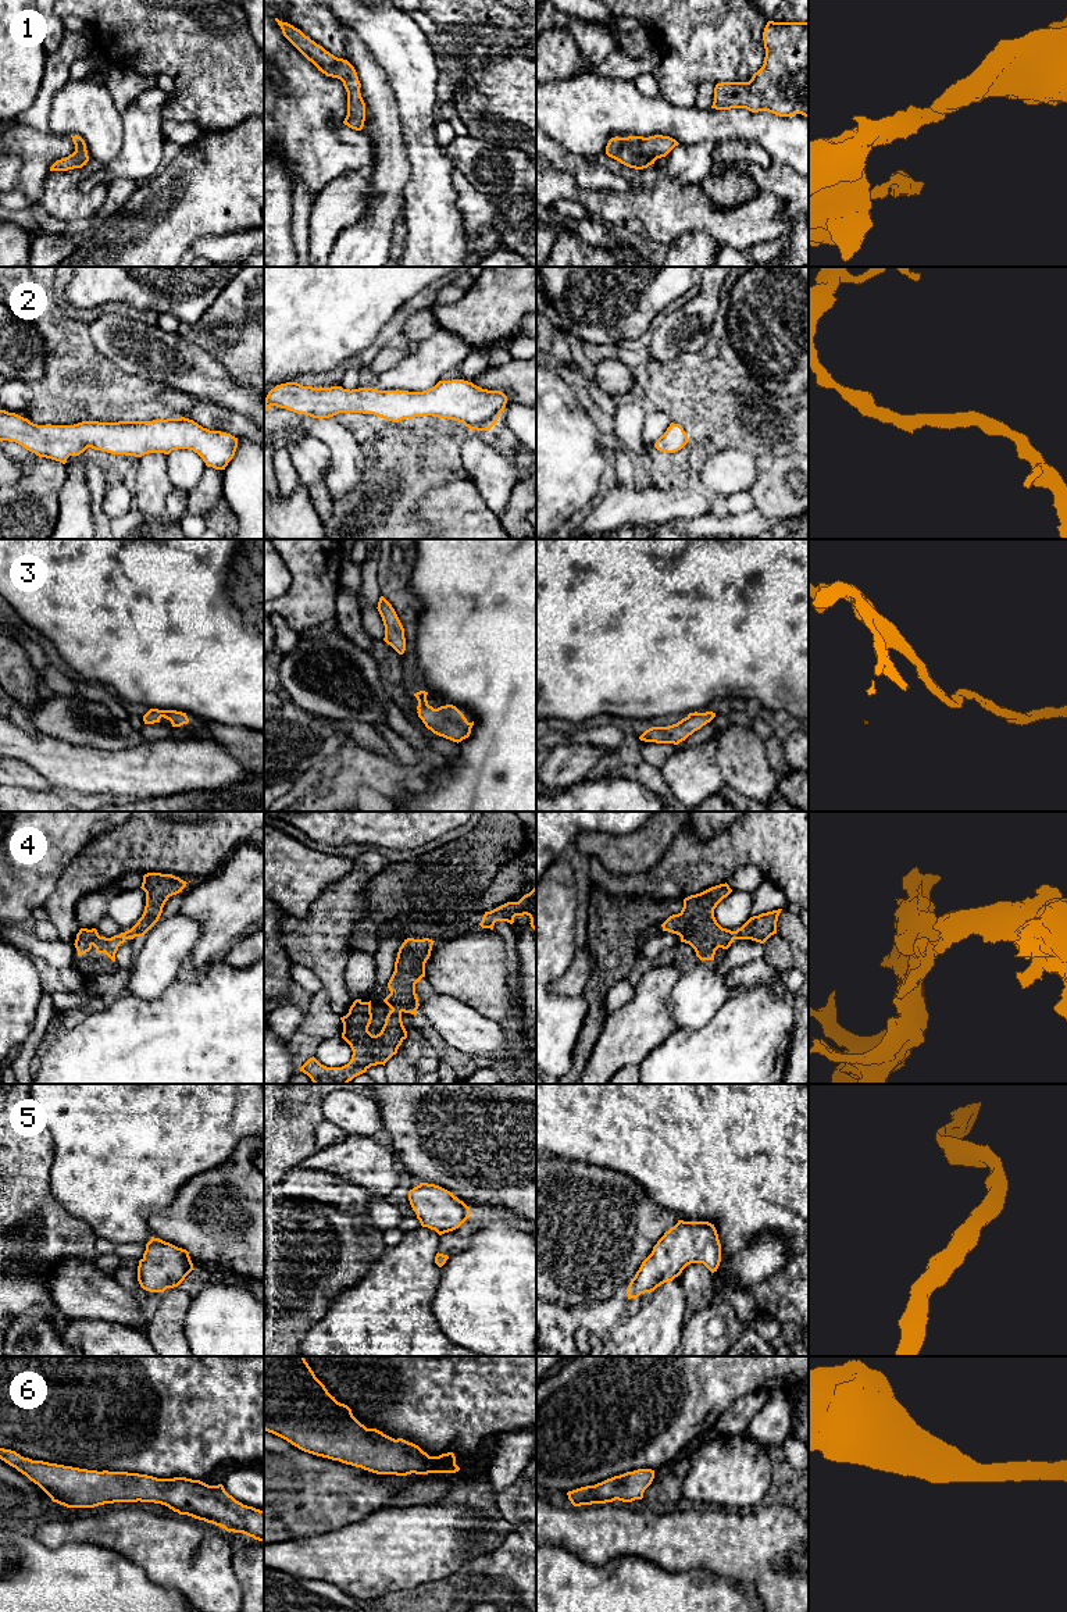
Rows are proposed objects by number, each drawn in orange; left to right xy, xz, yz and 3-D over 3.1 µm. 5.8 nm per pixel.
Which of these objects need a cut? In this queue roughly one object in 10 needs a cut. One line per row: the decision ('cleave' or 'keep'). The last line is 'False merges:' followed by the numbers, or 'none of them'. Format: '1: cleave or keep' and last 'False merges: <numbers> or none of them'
1: keep
2: keep
3: keep
4: keep
5: keep
6: keep
False merges: none of them

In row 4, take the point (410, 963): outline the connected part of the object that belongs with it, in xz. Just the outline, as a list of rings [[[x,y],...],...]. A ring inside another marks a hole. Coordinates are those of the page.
[[[407,938],[399,948],[395,971],[388,982],[390,994],[383,999],[390,1010],[379,1034],[372,1035],[368,1031],[372,1020],[371,1001],[356,999],[349,1013],[340,1017],[342,1038],[353,1051],[350,1062],[342,1067],[326,1067],[313,1056],[300,1067],[300,1071],[307,1074],[314,1084],[347,1084],[371,1066],[385,1066],[407,1038],[402,1013],[415,1016],[420,1006],[415,984],[425,977],[425,963],[431,956],[433,942],[429,938]]]

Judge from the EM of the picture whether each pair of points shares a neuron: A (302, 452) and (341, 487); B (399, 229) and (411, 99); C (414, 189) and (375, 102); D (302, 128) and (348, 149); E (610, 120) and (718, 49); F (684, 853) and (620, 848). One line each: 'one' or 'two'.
A: two
B: two
C: two
D: one
E: two
F: two

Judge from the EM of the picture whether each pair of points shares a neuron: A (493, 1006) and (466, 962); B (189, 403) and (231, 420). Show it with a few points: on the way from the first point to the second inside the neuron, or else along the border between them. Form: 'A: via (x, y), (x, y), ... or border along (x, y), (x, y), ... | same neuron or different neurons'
A: via (491, 995), (474, 973) | same neuron
B: via (199, 410), (221, 418) | same neuron

